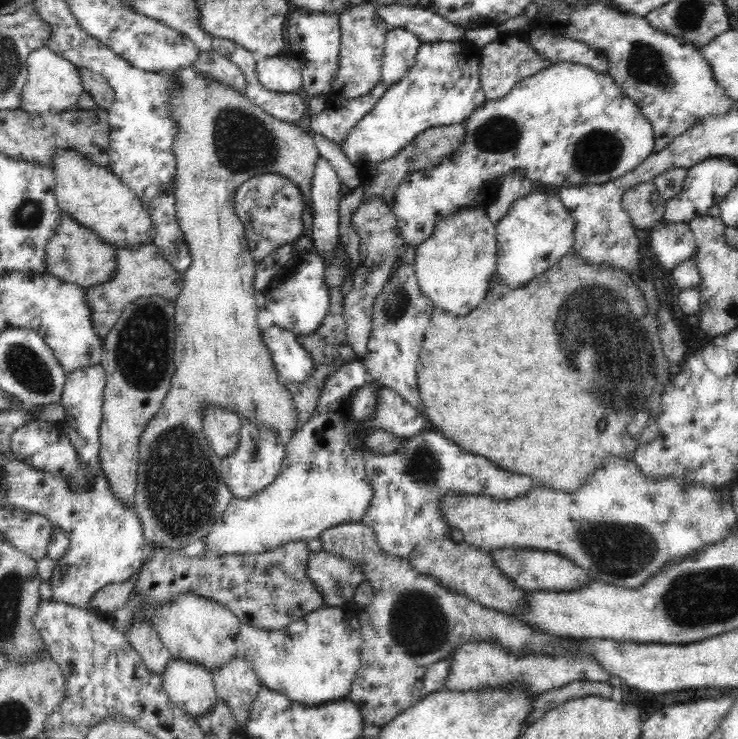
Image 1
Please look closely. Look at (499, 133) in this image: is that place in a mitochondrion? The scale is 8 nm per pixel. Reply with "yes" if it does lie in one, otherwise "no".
yes

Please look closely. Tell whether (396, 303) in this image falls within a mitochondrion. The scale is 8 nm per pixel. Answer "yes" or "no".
yes

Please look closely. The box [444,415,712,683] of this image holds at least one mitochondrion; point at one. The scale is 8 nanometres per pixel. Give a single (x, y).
(621, 551)

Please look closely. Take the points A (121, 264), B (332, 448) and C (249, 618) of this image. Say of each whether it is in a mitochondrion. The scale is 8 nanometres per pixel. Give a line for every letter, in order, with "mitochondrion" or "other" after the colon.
A: other
B: other
C: other

